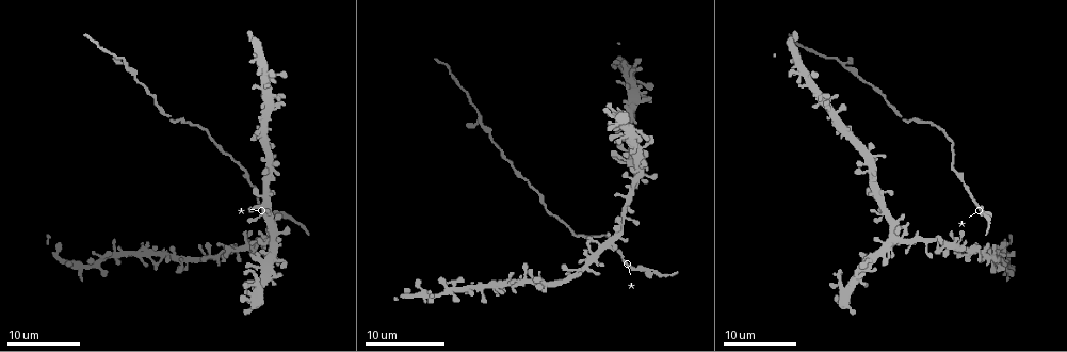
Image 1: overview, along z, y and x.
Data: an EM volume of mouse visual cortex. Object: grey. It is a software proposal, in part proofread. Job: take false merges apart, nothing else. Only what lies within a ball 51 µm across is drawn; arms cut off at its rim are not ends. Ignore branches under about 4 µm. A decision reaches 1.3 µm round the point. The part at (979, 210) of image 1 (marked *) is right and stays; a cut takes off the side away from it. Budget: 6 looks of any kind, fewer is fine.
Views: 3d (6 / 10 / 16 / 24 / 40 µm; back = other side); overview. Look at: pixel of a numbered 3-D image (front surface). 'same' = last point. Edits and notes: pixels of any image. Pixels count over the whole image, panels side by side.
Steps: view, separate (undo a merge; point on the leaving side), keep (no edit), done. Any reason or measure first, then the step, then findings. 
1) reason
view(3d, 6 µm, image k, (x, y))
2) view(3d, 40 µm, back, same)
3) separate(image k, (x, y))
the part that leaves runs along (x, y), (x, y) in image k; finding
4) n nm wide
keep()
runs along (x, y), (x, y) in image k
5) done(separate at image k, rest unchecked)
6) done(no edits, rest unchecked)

view(3d, 16 µm, image 1, (634, 177))

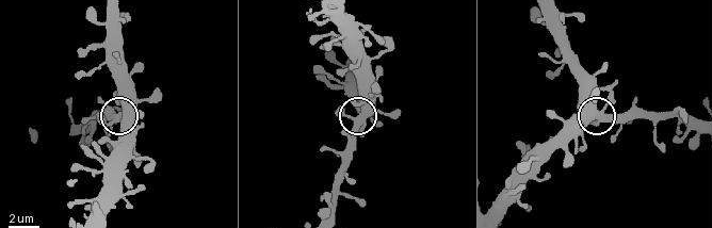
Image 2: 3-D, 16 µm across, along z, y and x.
from behind
view(3d, 16 µm, back, image 2, (361, 116))

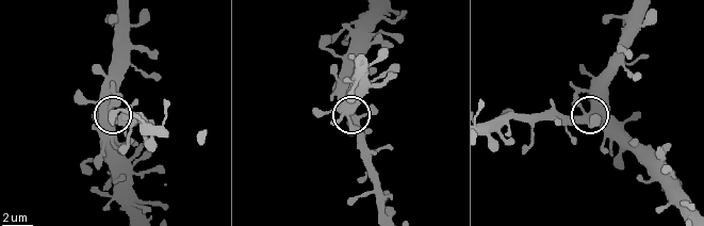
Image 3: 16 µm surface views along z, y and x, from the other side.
440 nm wide
keep()
one neuron here

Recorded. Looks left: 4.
four arms meet
view(3d, 16 µm, image 1, (248, 248))

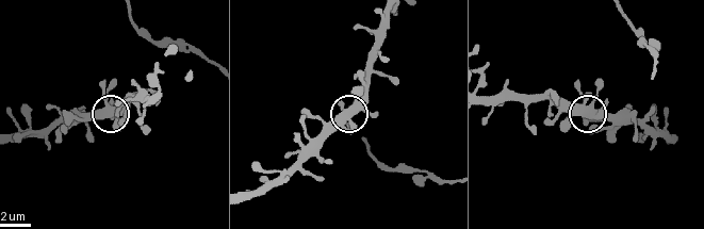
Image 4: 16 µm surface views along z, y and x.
view(3d, 16 µm, back, image 4, (348, 112))

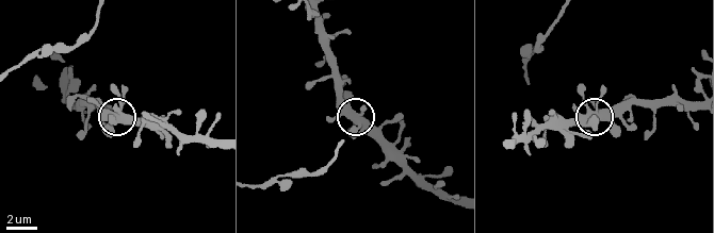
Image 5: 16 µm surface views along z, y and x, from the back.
side arm 35 µm
keep()
one neuron here

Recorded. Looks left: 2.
sudden change in width
view(3d, 6 µm, image 1, (482, 118))

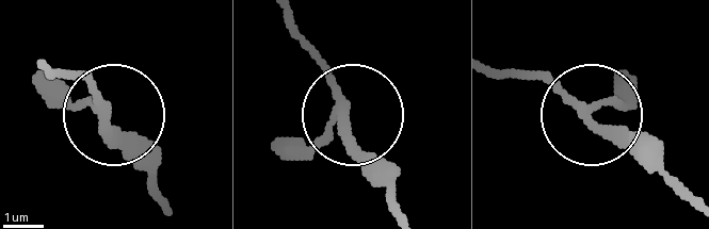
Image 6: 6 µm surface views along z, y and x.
keep()
runs along (683, 193), (524, 74) in image 6; continuous, no second neuron

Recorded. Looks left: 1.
done(no edits, rest unchecked)

